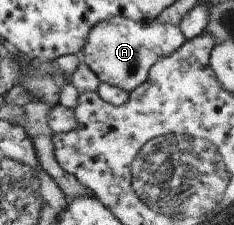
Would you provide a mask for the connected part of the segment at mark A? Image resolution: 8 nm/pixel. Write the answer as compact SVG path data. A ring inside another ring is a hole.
M110 17L90 27L84 47L79 54L81 61L102 83L118 87L126 93L144 83L153 63L176 51L187 40L179 25L156 23L156 20L134 23L124 17Z

